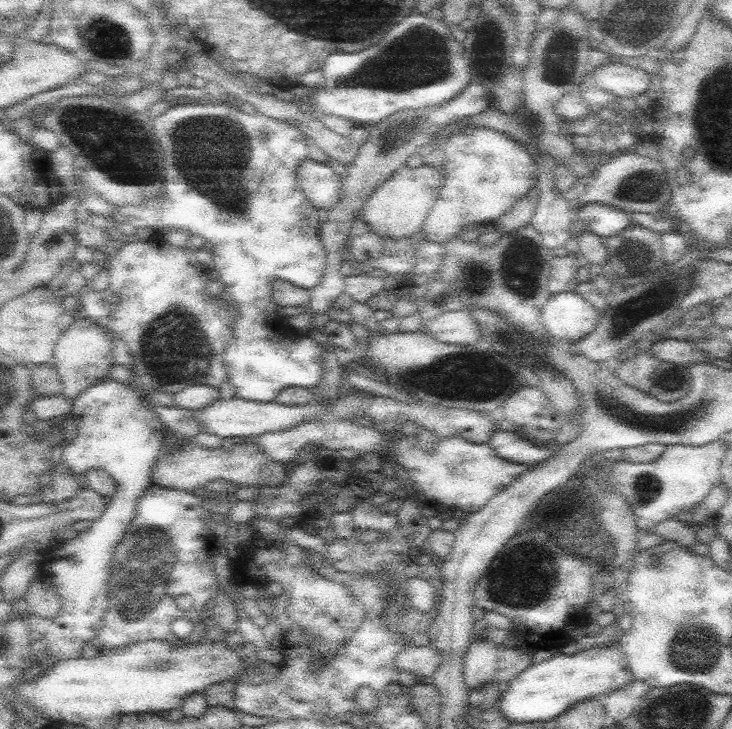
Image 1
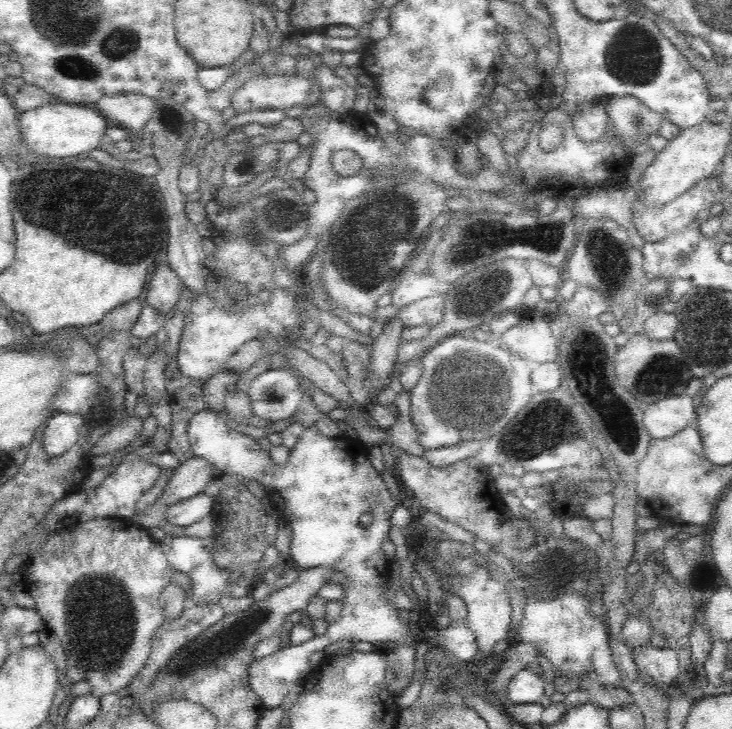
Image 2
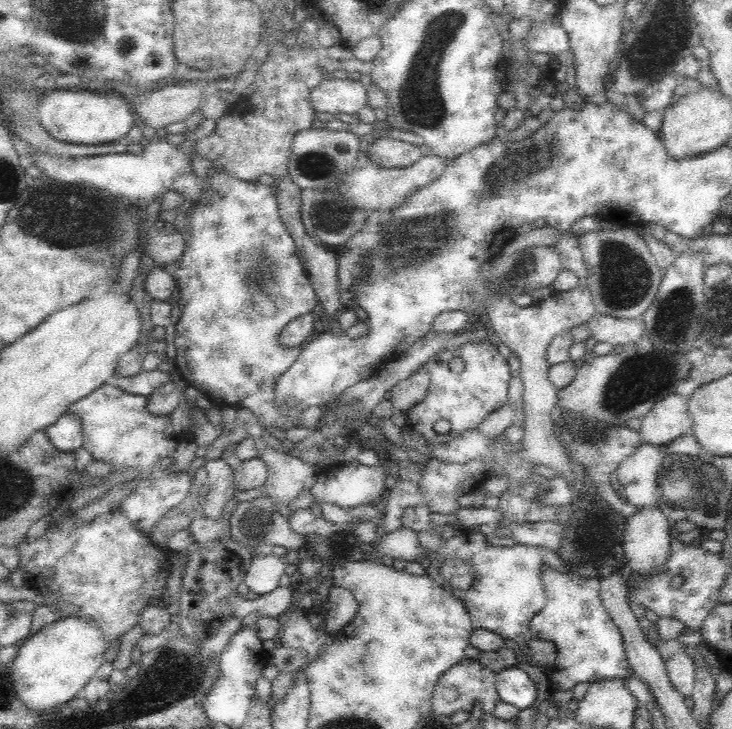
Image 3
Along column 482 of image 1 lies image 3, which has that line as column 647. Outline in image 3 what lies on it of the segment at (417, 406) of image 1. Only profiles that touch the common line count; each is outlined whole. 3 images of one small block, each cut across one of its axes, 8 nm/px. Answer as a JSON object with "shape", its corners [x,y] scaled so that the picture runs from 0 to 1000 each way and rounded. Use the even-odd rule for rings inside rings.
{"shape":[[[915,540],[877,573],[872,598],[880,609],[915,609],[929,598],[945,598],[945,571],[940,565],[940,546]]]}

